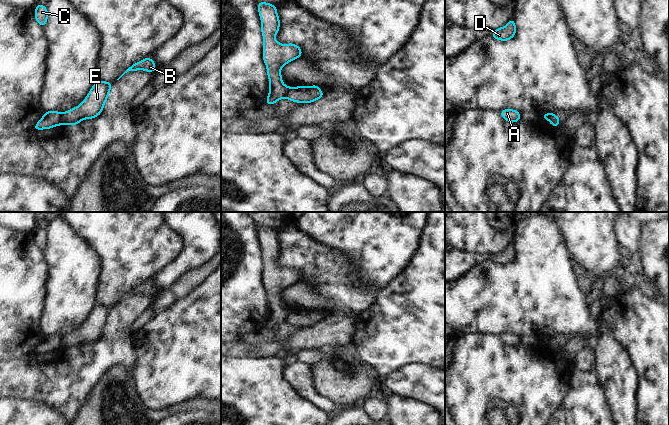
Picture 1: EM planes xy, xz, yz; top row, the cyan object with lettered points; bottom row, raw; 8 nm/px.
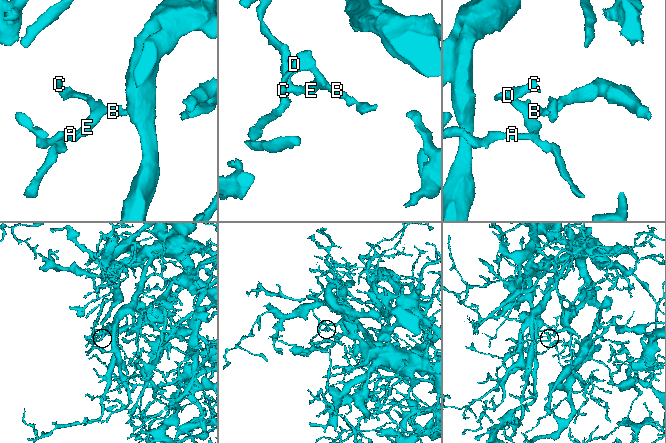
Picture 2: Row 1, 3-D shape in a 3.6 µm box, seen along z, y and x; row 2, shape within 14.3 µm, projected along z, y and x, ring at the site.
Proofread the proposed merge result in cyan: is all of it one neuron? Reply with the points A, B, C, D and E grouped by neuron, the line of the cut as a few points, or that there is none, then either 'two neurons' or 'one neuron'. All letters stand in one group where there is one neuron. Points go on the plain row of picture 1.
A / B C D E | xy (62, 337), (58, 348) | two neurons

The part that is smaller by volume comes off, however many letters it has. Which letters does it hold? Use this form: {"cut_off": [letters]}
{"cut_off": ["B", "C", "D", "E"]}

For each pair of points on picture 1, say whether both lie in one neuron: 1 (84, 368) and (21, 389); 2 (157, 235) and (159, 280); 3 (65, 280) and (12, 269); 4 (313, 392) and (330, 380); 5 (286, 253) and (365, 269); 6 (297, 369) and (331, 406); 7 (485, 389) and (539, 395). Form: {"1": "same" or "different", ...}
{"1": "same", "2": "different", "3": "different", "4": "different", "5": "different", "6": "same", "7": "same"}

